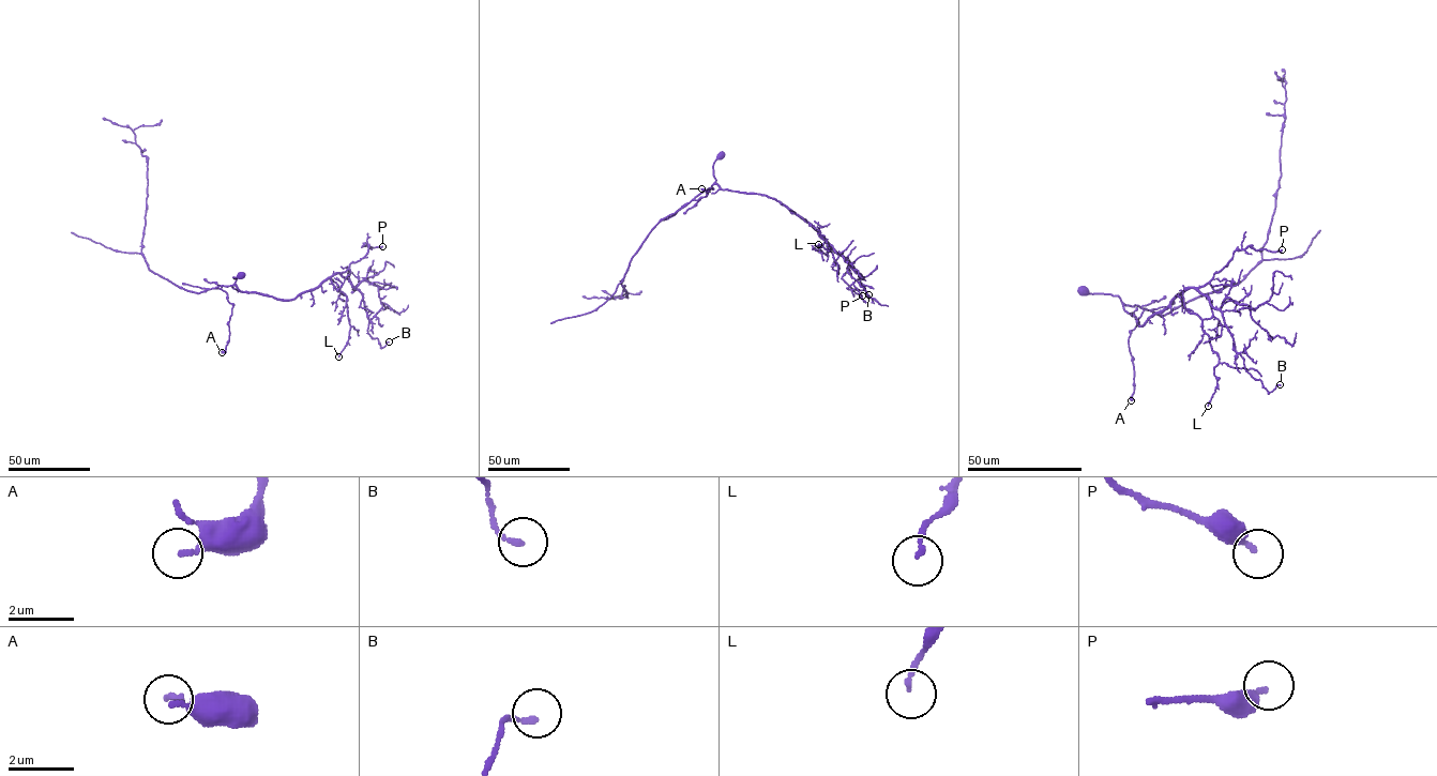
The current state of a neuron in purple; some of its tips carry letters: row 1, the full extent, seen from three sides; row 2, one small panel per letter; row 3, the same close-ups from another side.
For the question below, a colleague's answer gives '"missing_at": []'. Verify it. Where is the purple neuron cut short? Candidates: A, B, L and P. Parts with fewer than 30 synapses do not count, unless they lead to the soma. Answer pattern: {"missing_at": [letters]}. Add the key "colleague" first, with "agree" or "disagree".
{"colleague": "agree", "missing_at": []}

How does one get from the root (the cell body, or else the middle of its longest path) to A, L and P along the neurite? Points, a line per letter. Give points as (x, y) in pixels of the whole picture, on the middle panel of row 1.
A: (720, 155), (713, 166), (715, 181), (695, 200), (706, 197), (712, 188), (709, 192), (701, 188)
L: (720, 155), (713, 170), (714, 182), (722, 189), (775, 199), (813, 226), (826, 240), (830, 250), (818, 244)
P: (720, 155), (713, 166), (715, 183), (772, 197), (798, 214), (846, 259), (842, 278), (862, 295)

